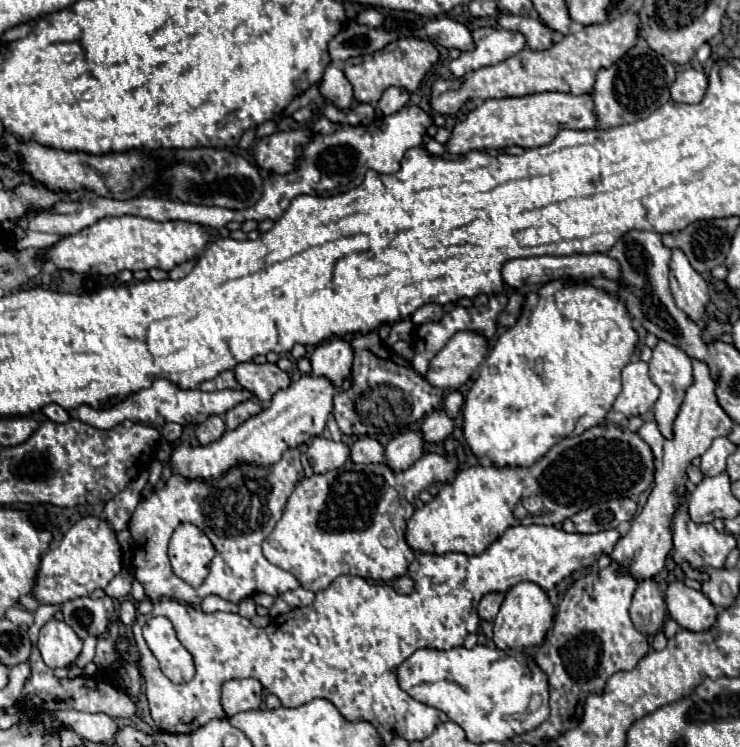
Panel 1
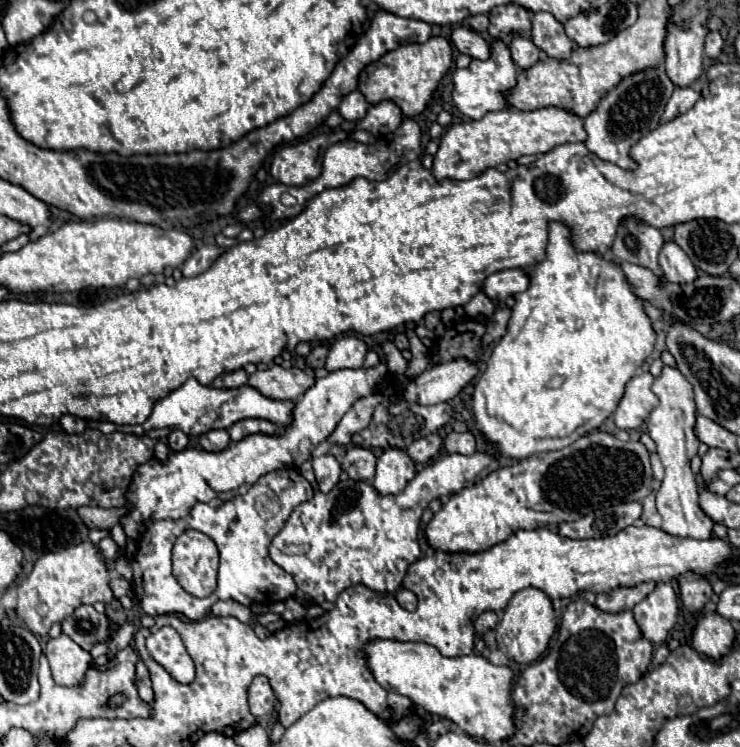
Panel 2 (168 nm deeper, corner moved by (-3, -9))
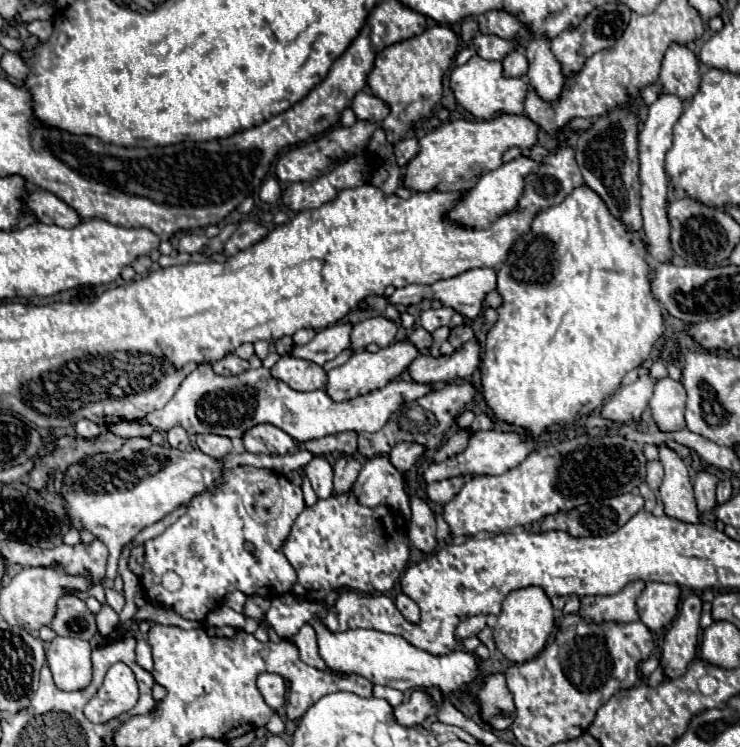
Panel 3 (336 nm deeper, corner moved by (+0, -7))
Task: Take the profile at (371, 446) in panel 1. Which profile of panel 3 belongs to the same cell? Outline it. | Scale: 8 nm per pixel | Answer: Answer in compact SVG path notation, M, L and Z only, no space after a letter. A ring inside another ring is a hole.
M342 455L334 463L334 491L344 493L344 489L352 489L362 463L354 455Z

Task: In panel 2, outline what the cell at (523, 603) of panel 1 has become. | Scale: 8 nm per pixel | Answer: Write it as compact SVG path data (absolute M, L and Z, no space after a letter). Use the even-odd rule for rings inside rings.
M527 587L527 589L517 591L511 597L511 601L509 601L507 609L503 611L503 617L501 617L495 631L497 631L499 649L509 659L527 665L527 663L539 659L547 651L549 639L555 633L555 629L557 629L557 619L555 619L555 611L553 611L549 597L535 587Z

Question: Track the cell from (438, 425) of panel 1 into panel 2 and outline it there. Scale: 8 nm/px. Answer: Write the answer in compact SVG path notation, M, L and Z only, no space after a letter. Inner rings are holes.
M433 433L433 435L427 435L423 439L417 439L405 451L413 463L427 463L439 453L441 445L443 445L443 439L437 433Z

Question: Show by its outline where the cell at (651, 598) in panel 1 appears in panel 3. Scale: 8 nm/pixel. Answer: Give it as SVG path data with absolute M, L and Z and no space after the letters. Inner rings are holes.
M646 583L646 589L636 599L640 621L650 631L662 631L678 613L680 587L666 583Z

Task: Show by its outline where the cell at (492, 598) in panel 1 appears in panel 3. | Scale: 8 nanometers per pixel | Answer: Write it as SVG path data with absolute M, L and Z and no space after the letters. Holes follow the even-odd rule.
M486 615L466 617L464 621L460 621L460 625L458 625L458 629L456 629L456 637L458 637L458 641L462 641L462 639L466 639L466 637L478 635L484 627L486 627Z

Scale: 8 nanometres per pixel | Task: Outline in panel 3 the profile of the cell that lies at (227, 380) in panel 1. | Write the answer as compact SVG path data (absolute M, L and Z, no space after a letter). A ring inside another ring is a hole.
M228 355L228 357L224 357L218 365L222 365L224 375L228 375L228 377L238 375L238 373L242 373L242 371L248 369L248 361L242 361L242 359L236 357L236 355Z

